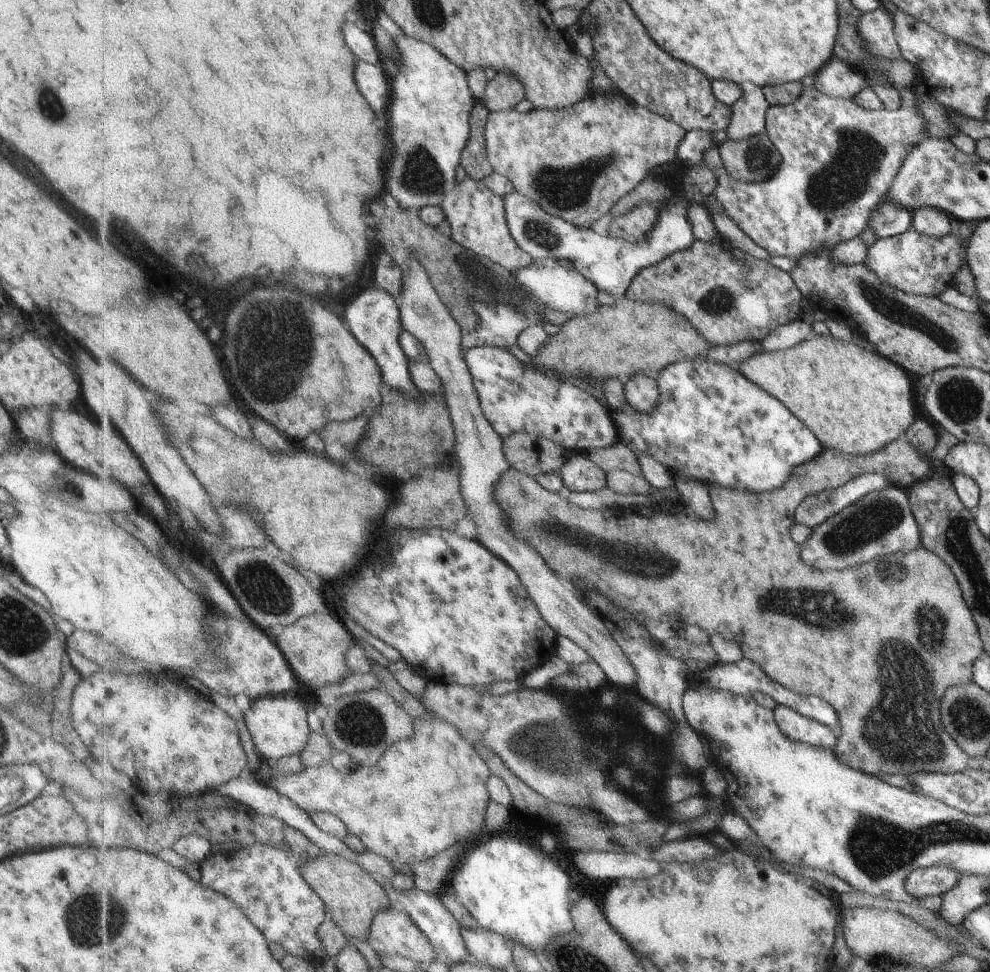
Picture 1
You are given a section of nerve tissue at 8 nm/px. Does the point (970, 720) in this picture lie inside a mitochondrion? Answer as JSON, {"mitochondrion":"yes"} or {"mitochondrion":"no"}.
{"mitochondrion":"yes"}

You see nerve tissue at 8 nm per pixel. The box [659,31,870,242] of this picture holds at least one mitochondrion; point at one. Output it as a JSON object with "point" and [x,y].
{"point":[756,159]}

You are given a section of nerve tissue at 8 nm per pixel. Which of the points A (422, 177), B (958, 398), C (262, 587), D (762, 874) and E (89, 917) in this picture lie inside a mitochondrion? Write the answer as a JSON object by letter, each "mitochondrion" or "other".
{"A":"mitochondrion","B":"mitochondrion","C":"mitochondrion","D":"other","E":"mitochondrion"}

